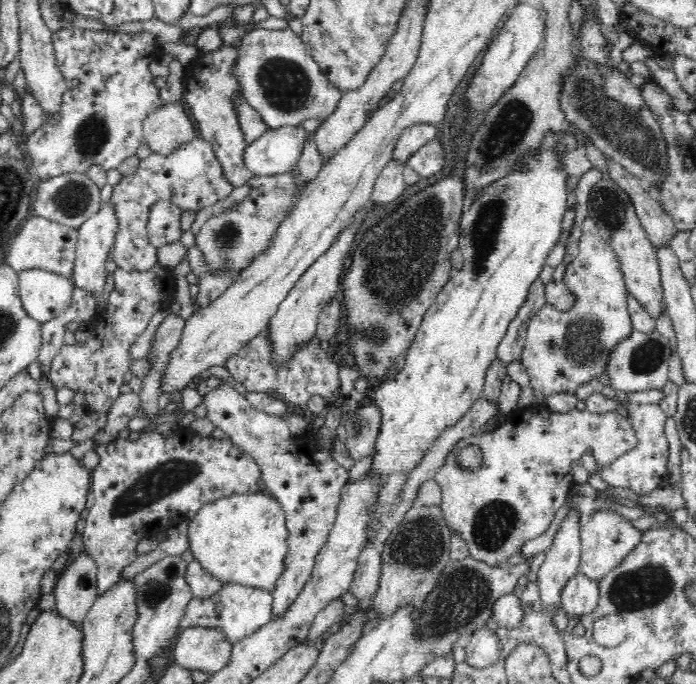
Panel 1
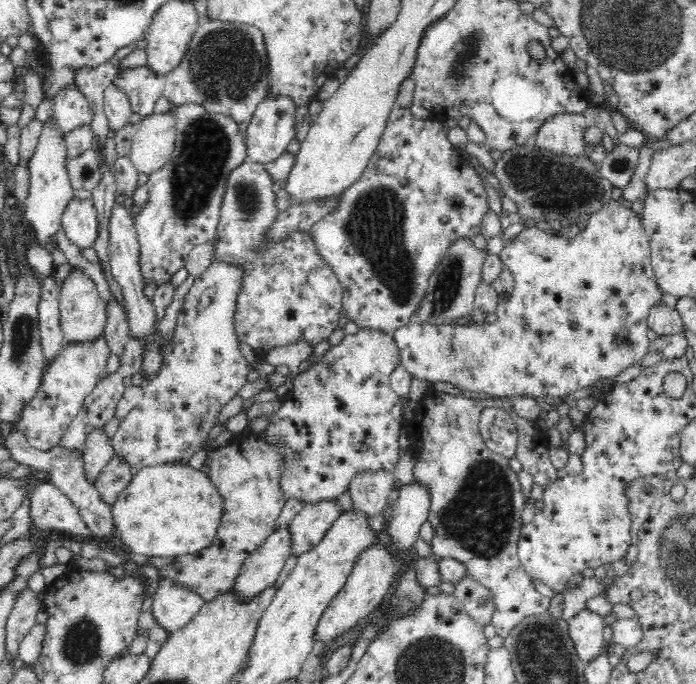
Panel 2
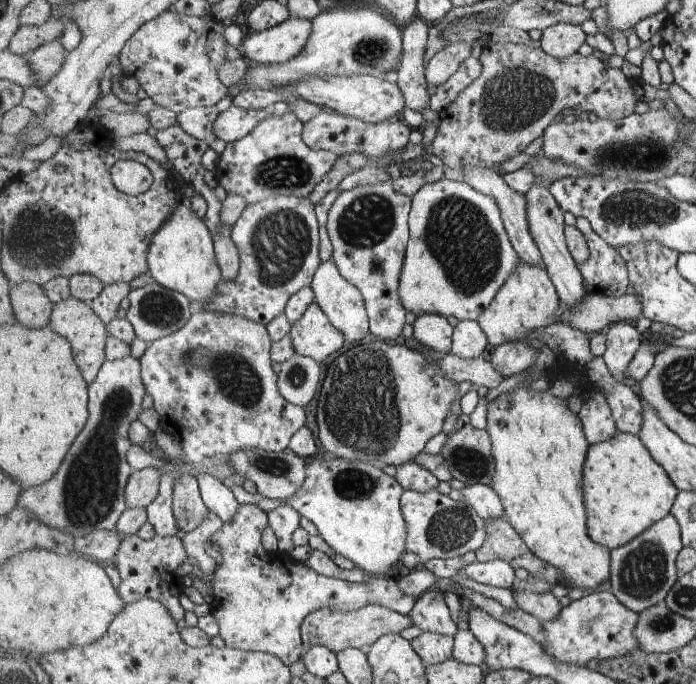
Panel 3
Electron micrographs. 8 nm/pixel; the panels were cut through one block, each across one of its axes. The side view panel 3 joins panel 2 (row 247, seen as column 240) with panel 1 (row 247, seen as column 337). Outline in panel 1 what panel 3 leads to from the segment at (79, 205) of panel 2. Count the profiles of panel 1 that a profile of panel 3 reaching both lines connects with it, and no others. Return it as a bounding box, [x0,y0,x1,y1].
[4,214,79,277]

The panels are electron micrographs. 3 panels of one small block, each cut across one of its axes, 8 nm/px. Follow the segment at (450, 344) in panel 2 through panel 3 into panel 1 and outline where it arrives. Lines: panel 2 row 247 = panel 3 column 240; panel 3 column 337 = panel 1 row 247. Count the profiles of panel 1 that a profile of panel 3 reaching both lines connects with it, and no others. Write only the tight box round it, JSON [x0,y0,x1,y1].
[519,217,634,396]

